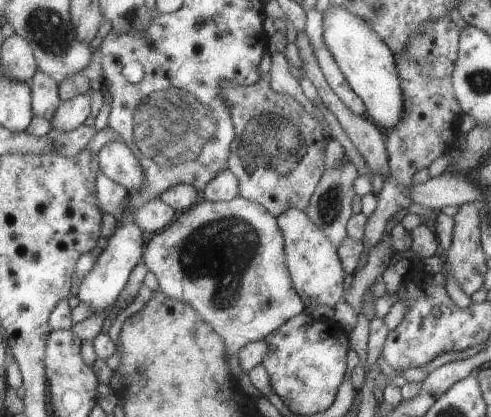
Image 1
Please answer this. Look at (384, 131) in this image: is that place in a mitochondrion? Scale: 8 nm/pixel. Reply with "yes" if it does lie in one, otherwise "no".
no

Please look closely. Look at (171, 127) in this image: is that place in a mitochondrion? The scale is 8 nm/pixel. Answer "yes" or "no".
yes

